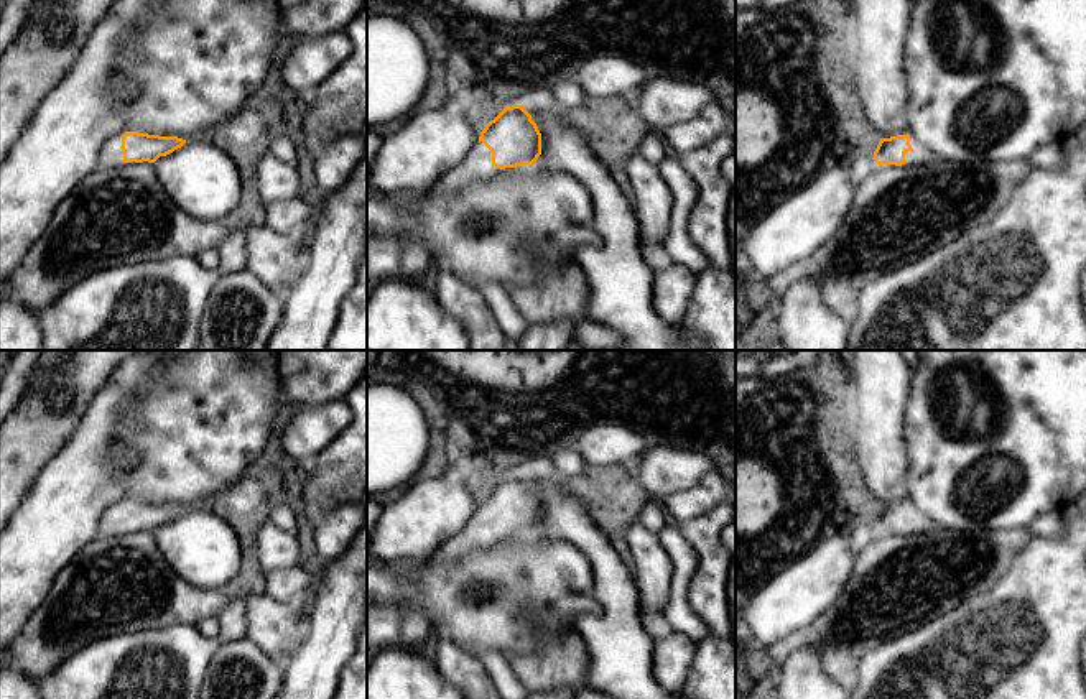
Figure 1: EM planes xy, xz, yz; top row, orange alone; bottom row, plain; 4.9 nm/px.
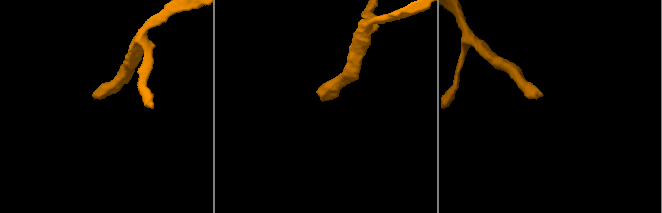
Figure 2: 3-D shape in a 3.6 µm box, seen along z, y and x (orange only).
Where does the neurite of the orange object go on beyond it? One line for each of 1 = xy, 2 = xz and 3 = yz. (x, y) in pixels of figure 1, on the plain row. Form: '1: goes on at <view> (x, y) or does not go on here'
1: goes on at xy (111, 523)
2: goes on at xz (478, 533)
3: goes on at yz (918, 520)

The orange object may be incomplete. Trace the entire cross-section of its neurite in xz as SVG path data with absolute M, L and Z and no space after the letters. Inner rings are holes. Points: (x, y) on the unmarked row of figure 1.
M522 474L505 475L480 500L471 521L444 541L431 556L456 561L474 549L494 544L495 538L533 533L541 523L541 502Z

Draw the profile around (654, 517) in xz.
M648 497L638 520L647 530L660 533L666 525L666 512L663 503L657 498Z

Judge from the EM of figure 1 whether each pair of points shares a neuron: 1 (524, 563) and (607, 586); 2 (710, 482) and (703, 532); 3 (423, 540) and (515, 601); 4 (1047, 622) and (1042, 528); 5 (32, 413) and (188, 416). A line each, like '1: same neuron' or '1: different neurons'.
1: different neurons
2: different neurons
3: different neurons
4: different neurons
5: different neurons

